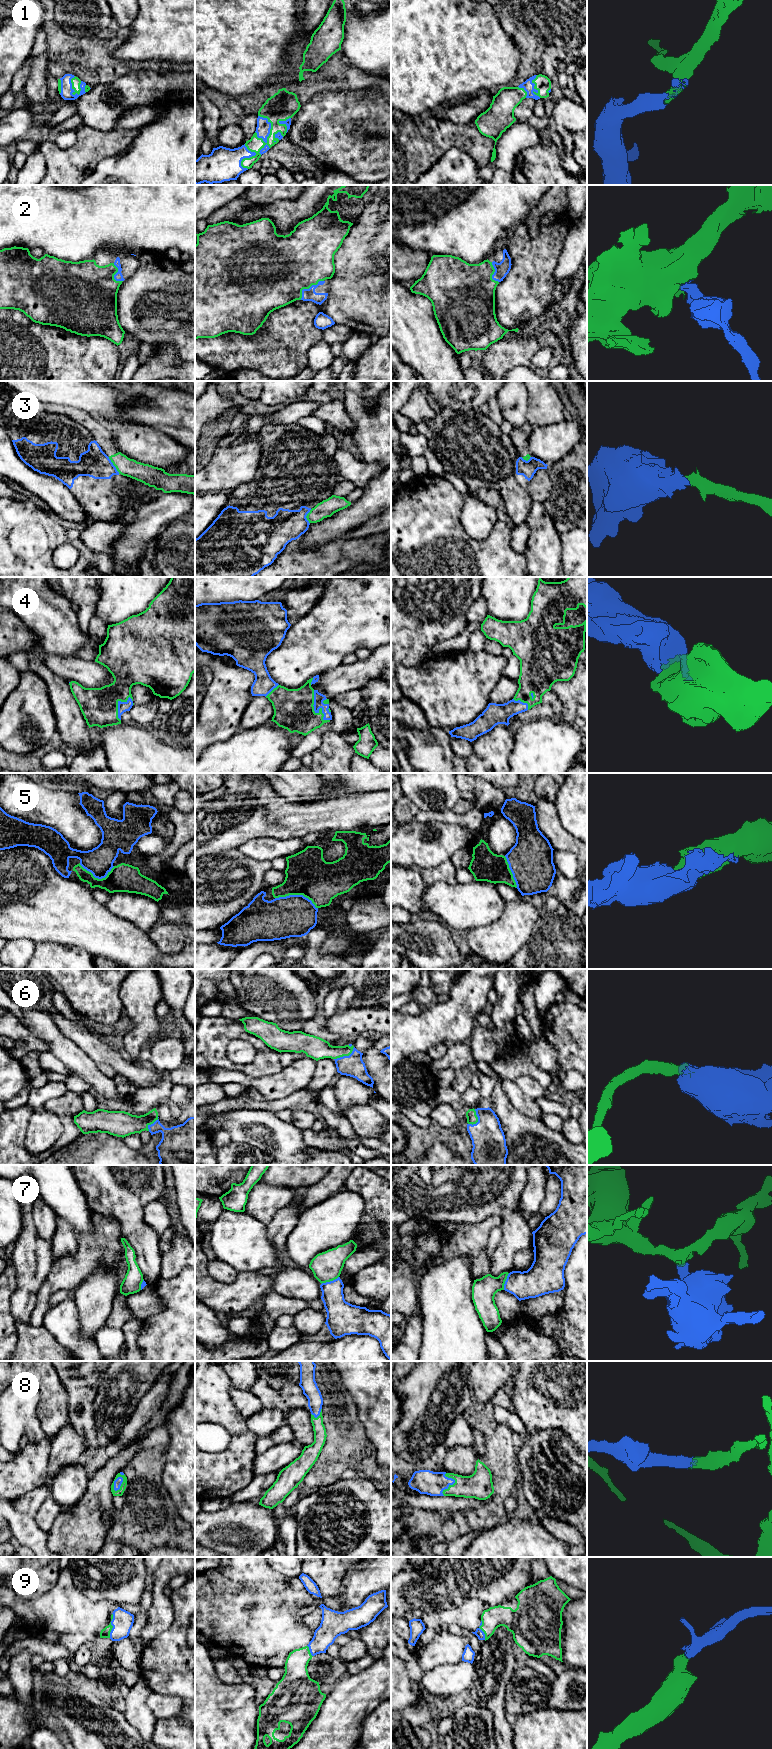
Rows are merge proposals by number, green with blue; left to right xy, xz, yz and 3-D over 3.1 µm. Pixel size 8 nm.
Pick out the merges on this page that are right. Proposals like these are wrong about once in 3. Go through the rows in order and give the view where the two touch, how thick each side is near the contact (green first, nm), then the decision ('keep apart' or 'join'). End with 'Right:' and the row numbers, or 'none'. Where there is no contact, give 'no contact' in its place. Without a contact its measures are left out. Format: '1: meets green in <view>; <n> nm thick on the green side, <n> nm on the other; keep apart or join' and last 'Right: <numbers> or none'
1: meets green in xz; 220 nm thick on the green side, 110 nm on the other; join
2: meets green in xz; 460 nm thick on the green side, 100 nm on the other; join
3: meets green in xy; 150 nm thick on the green side, 220 nm on the other; keep apart
4: meets green in xz; 320 nm thick on the green side, 80 nm on the other; join
5: meets green in xz; 340 nm thick on the green side, 340 nm on the other; join
6: meets green in xz; 180 nm thick on the green side, 170 nm on the other; join
7: meets green in xz; 240 nm thick on the green side, 190 nm on the other; keep apart
8: meets green in xy; 50 nm thick on the green side, 60 nm on the other; join
9: meets green in xy; 80 nm thick on the green side, 170 nm on the other; join
Right: 1, 2, 4, 5, 6, 8, 9

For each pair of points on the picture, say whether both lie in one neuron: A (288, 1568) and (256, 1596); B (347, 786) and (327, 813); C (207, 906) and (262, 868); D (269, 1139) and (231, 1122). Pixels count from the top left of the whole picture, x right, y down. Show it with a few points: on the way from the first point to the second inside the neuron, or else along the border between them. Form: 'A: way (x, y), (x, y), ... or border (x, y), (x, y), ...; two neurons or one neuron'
A: border (271, 1567), (287, 1576), (298, 1577); two neurons
B: border (368, 792), (345, 795); two neurons
C: way (220, 900), (240, 878), (247, 874); one neuron
D: way (260, 1130), (240, 1123); one neuron

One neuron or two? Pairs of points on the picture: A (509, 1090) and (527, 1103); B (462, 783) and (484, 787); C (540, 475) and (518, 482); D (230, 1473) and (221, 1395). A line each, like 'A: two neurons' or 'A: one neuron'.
A: one neuron
B: one neuron
C: two neurons
D: one neuron

